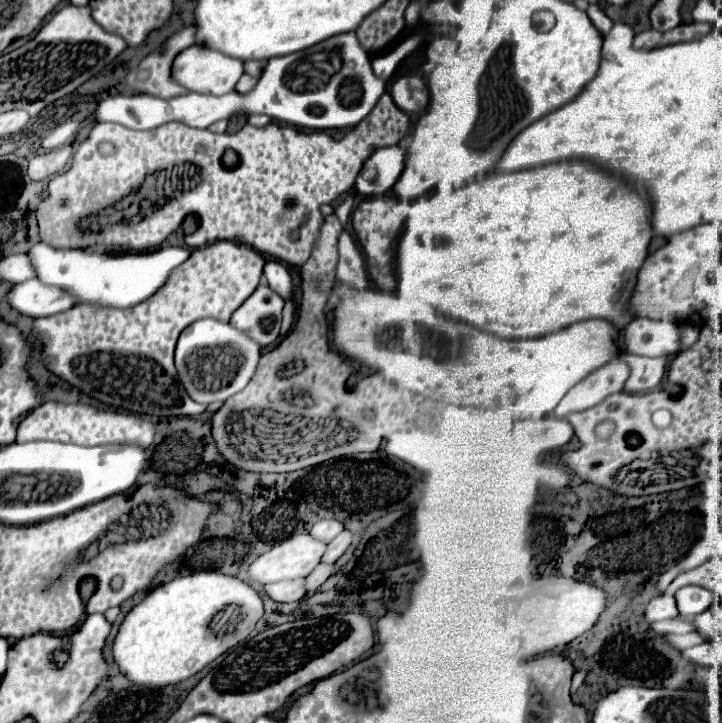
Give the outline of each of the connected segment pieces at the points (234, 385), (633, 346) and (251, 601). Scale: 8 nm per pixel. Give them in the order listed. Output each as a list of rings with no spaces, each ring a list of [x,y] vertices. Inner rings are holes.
[[[206,317],[190,327],[178,339],[176,345],[176,369],[178,377],[188,391],[188,395],[198,403],[214,403],[226,401],[234,393],[242,391],[252,375],[256,373],[260,361],[260,345],[250,339],[244,331],[232,329],[230,323]]]
[[[634,319],[628,329],[624,329],[624,347],[626,353],[646,357],[676,355],[680,351],[678,325],[668,321]]]
[[[198,571],[156,587],[144,601],[140,601],[120,625],[112,653],[120,671],[132,683],[152,689],[174,685],[196,675],[216,657],[246,639],[262,615],[264,603],[254,587],[232,575]],[[228,605],[238,605],[238,625],[232,635],[218,637],[212,633],[210,623],[214,615],[224,611]]]

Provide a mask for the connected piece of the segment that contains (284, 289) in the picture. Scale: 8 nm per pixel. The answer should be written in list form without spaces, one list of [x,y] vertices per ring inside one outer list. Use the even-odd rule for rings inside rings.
[[[268,261],[264,267],[264,275],[268,279],[268,285],[284,299],[284,301],[292,301],[294,299],[294,285],[292,285],[292,277],[286,269],[284,263],[280,261]]]

